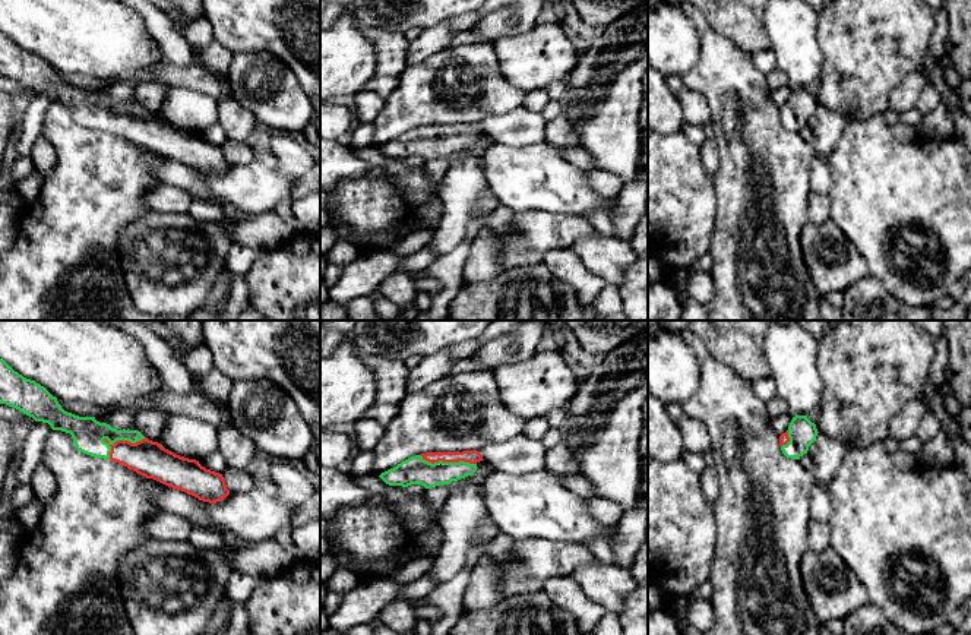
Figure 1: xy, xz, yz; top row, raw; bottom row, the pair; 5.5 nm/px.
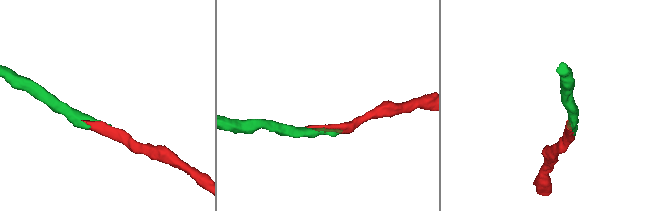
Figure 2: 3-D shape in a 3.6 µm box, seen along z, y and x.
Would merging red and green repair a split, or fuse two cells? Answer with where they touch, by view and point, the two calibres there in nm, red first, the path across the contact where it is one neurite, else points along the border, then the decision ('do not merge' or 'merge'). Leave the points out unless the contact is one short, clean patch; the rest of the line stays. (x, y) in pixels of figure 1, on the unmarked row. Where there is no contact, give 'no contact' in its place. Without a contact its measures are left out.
xy (123, 113) | 200/180 nm | merge

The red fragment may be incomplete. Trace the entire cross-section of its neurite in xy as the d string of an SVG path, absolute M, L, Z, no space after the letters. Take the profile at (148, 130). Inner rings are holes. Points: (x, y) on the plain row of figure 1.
M0 31L0 76L13 79L35 94L48 95L53 102L70 105L78 123L118 135L137 146L154 151L168 159L186 164L199 173L216 176L230 167L222 146L206 142L196 132L189 132L165 121L161 116L145 110L139 102L117 102L95 89L79 89L61 80L57 70L35 53L15 44Z

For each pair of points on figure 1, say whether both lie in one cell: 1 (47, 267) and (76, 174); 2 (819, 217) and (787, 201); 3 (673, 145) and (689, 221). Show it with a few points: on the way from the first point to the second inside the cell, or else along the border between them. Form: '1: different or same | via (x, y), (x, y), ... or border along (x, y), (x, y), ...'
1: same | via (67, 243), (76, 228), (76, 198)
2: different | border along (810, 190), (809, 220)
3: same | via (673, 164), (673, 202)

